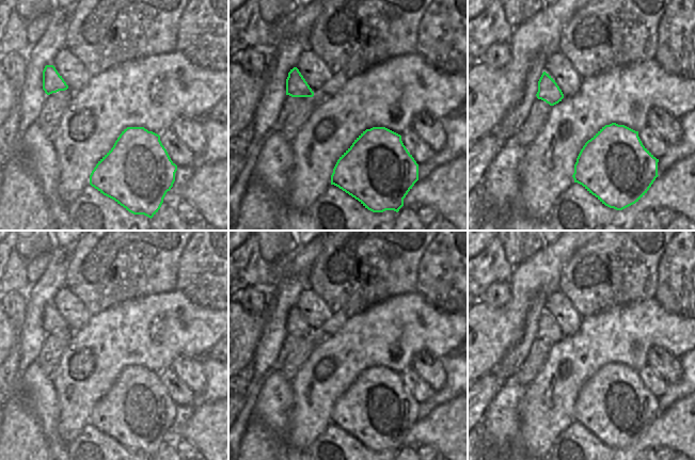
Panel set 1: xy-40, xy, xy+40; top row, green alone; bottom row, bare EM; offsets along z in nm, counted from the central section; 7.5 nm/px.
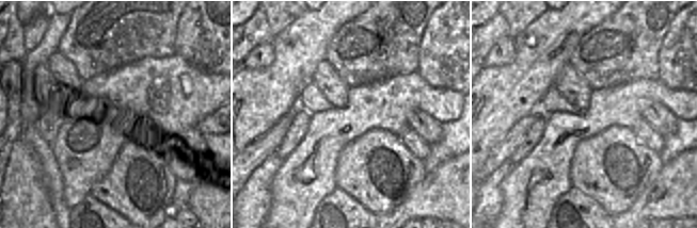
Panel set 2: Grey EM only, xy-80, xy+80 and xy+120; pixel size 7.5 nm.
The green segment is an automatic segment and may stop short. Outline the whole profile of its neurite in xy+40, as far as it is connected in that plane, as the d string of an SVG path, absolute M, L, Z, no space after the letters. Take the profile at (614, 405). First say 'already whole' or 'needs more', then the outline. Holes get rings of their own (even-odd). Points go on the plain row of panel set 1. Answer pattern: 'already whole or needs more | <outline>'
already whole | M612 362L585 382L576 397L572 416L605 445L622 449L647 432L659 415L658 401L659 398L643 384L638 370Z

